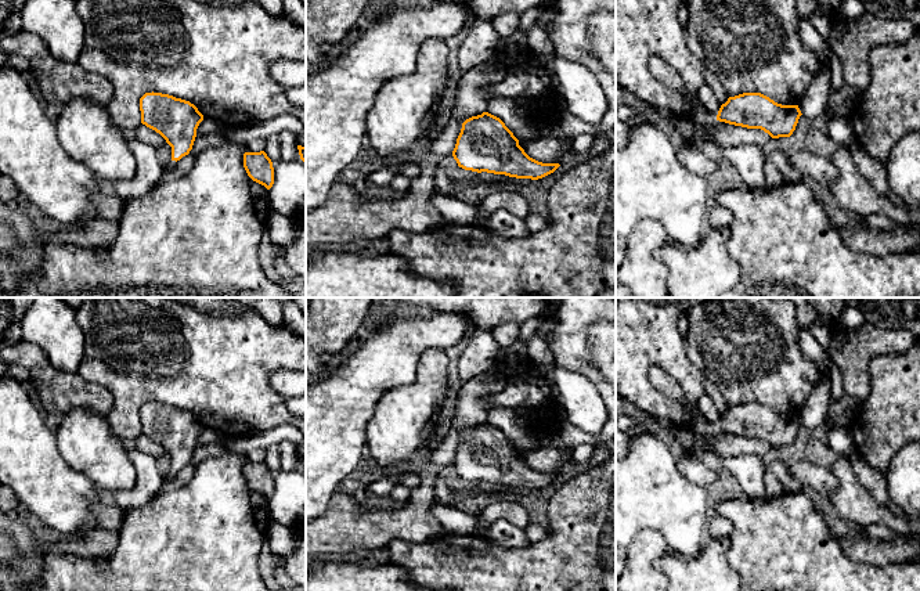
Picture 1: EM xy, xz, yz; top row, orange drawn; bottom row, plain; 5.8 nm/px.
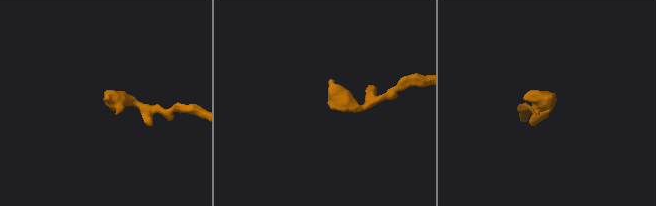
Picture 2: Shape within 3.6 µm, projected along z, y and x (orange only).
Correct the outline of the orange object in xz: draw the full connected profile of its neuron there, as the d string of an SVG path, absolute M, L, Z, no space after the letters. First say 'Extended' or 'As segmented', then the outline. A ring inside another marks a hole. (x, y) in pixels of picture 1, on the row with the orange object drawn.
As segmented. M488 112L462 123L452 156L465 170L531 180L542 179L560 166L530 158L505 123Z

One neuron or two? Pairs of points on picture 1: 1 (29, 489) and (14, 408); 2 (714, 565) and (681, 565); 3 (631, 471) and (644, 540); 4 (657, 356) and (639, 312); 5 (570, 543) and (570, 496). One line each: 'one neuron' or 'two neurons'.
1: one neuron
2: one neuron
3: two neurons
4: one neuron
5: one neuron

